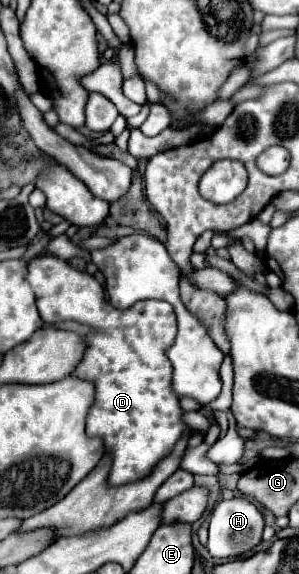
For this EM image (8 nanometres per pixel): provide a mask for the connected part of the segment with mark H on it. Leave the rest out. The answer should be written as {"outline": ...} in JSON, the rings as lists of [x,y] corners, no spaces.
{"outline":[[[234,497],[232,501],[222,501],[214,507],[210,515],[210,535],[206,549],[212,557],[238,557],[250,549],[254,549],[262,541],[262,529],[264,529],[264,517],[260,509],[244,499],[244,497]]]}

